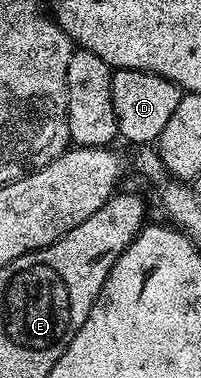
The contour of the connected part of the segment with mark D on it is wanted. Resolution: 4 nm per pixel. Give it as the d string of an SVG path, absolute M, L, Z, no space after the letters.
M136 69L114 70L111 75L111 90L119 137L132 141L132 146L135 147L158 142L161 131L165 131L165 123L169 123L173 111L177 111L177 103L181 103L184 94L184 90L169 79Z

